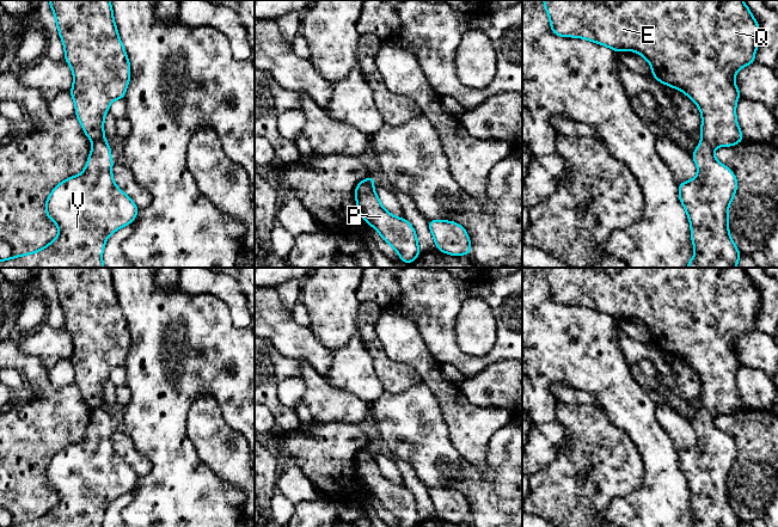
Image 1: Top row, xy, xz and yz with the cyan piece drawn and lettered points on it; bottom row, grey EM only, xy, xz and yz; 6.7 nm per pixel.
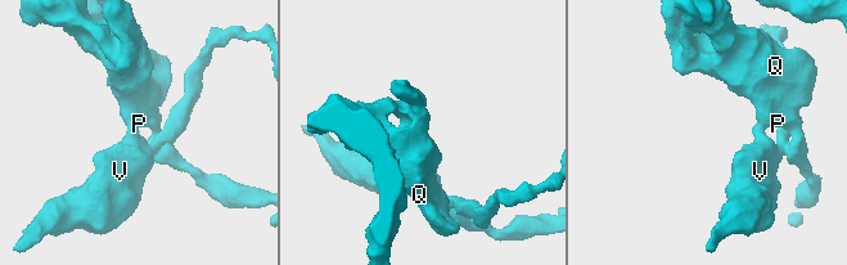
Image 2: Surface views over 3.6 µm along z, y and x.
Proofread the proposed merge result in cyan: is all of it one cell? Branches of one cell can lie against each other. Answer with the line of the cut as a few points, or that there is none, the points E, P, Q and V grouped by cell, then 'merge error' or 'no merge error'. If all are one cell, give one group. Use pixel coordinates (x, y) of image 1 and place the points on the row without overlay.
cut in xy along (104, 406), (93, 410); E P Q / V; merge error

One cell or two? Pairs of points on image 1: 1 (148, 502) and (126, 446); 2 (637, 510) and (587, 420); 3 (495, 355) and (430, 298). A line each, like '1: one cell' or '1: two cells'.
1: two cells
2: two cells
3: one cell

